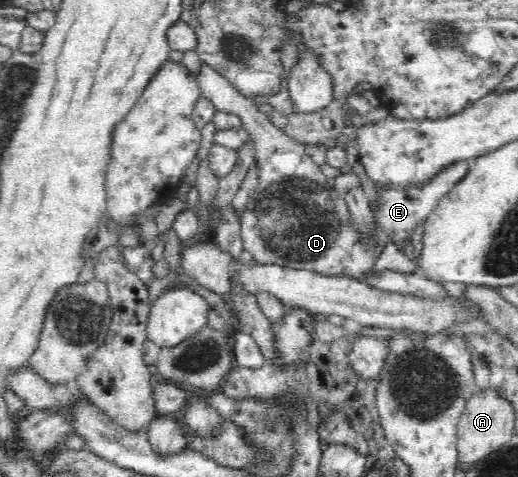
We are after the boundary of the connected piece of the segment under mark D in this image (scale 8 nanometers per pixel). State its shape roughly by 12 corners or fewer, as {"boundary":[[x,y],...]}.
{"boundary":[[210,64],[202,96],[250,134],[259,184],[240,218],[261,265],[360,277],[318,164]]}

